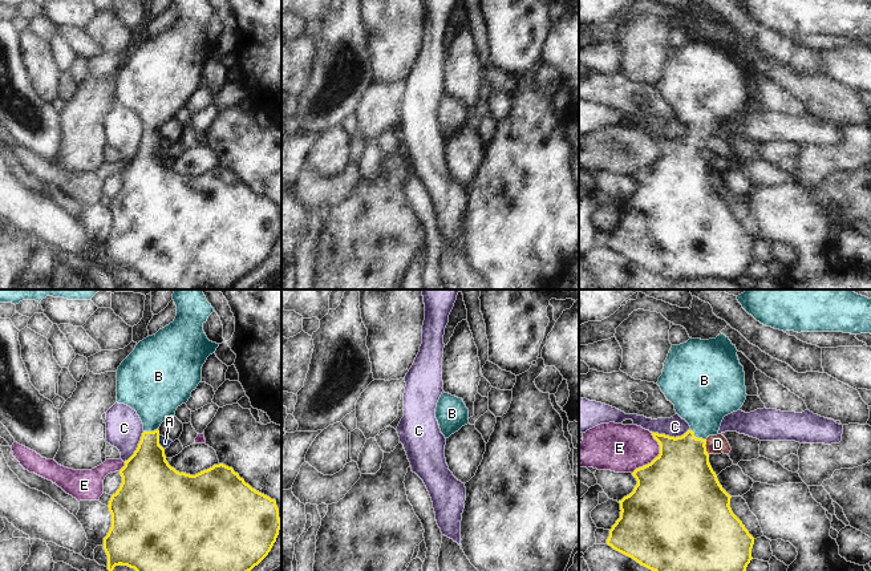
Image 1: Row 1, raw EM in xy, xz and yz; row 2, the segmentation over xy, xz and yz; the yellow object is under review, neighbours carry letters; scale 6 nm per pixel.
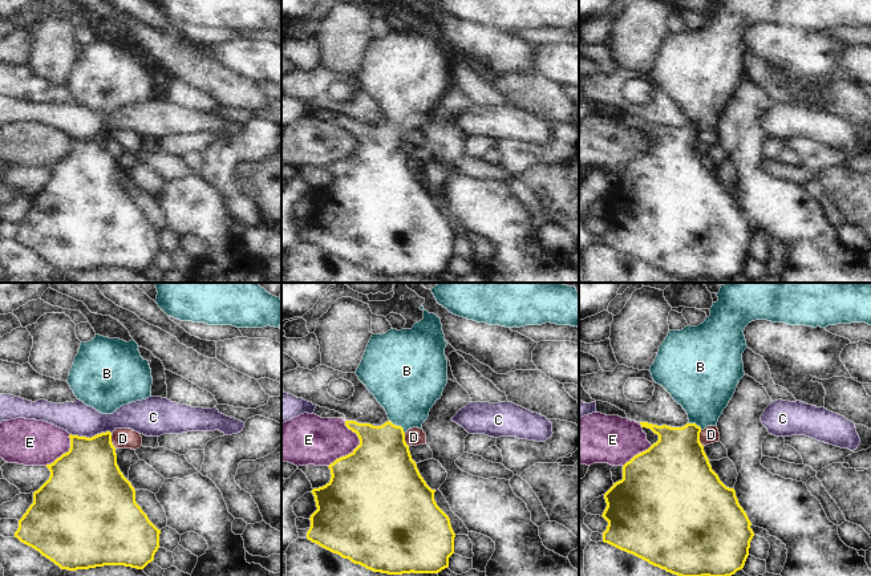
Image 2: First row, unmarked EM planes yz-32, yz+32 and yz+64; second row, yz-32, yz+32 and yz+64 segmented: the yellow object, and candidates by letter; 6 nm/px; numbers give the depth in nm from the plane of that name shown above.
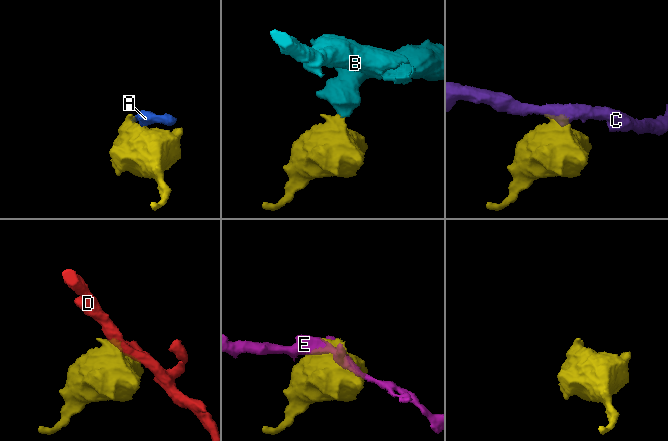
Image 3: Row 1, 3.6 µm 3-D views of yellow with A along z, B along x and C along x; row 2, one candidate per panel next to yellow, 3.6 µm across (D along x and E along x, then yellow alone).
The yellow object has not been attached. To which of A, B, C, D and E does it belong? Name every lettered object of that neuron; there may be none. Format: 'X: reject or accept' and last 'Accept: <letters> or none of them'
A: reject
B: accept
C: reject
D: reject
E: reject
Accept: B

